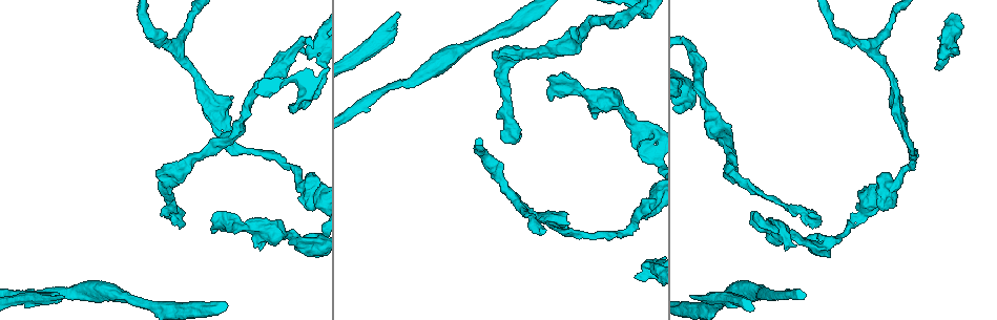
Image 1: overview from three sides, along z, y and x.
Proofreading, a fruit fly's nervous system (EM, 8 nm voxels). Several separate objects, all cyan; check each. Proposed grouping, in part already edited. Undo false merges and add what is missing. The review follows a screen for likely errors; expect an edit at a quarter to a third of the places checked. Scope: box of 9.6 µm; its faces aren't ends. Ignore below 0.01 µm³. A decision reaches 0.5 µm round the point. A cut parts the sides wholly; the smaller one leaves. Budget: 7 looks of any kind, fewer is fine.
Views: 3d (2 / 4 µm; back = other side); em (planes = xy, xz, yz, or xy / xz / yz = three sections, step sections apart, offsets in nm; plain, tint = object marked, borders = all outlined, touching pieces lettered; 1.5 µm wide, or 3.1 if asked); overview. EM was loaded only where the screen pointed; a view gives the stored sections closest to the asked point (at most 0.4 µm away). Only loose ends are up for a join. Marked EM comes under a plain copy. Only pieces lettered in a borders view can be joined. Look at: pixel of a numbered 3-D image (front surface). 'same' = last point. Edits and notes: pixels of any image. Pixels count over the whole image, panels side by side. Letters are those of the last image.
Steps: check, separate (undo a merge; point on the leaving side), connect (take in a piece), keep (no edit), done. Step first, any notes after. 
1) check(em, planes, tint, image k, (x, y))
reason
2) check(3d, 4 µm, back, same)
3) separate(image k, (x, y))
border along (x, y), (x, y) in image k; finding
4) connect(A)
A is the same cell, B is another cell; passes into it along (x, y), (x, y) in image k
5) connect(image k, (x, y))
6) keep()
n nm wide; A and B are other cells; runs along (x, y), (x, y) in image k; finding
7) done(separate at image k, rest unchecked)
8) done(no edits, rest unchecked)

check(em, xz, step 8, tint, image 1, (301, 50))
free end

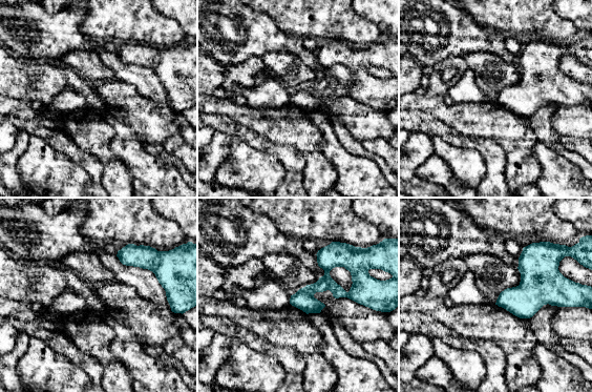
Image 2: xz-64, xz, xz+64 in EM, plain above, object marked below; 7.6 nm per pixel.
check(em, xy, step 4, borders, same)

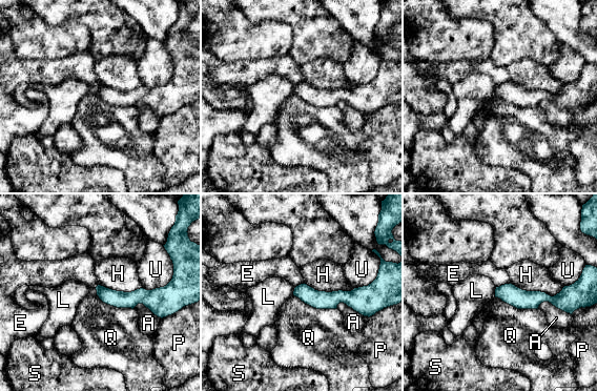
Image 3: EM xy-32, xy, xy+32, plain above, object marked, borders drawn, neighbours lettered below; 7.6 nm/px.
keep()
130 nm wide; A, E, H, L, P, Q, S and U are other cells; runs along (567, 289), (557, 299), (497, 294) in image 3; no lettered piece goes on from it

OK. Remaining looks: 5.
check(em, xz, step 4, tint, image 1, (627, 115))
thick turns thin

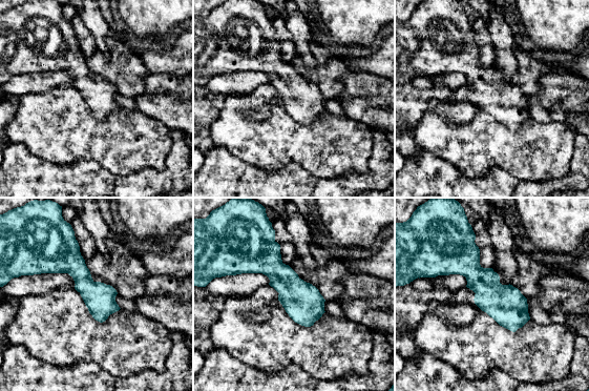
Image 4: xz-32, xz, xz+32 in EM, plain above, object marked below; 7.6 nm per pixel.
check(em, planes, tint, same)

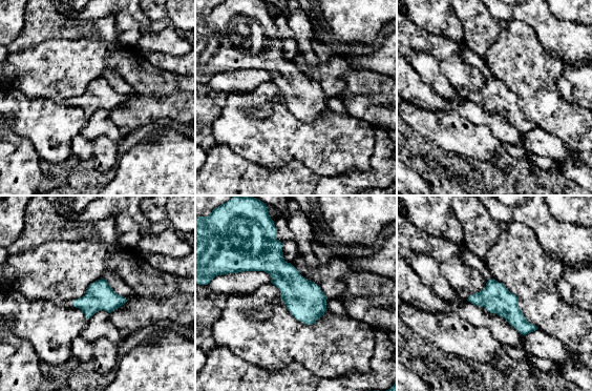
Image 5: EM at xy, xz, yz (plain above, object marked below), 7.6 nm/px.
check(em, planes, borders, same)
what lies round it

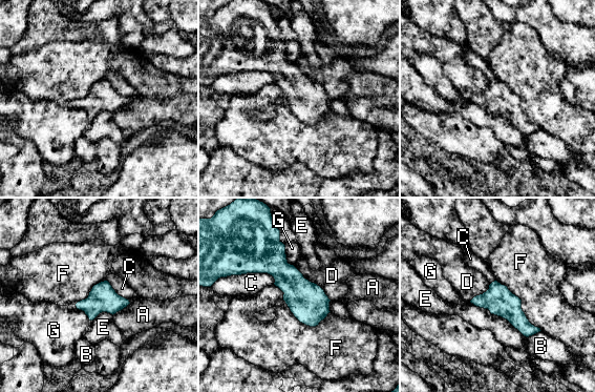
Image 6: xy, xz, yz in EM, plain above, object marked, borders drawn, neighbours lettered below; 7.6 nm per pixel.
keep()
A, B, C, D, E, F and G are other cells; border along (274, 284), (300, 322), (330, 312) in image 6; all the same neuron

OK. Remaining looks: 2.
check(3d, 4 µm, back, image 1, (550, 99))
an open end

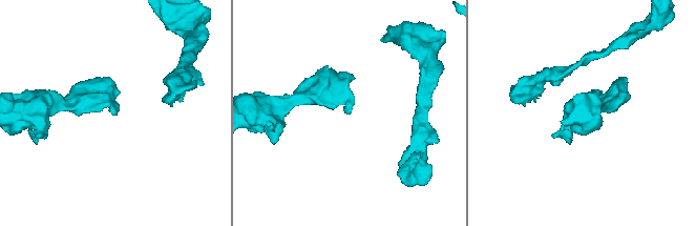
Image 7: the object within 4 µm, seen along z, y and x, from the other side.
check(em, planes, borders, image 7, (350, 108))

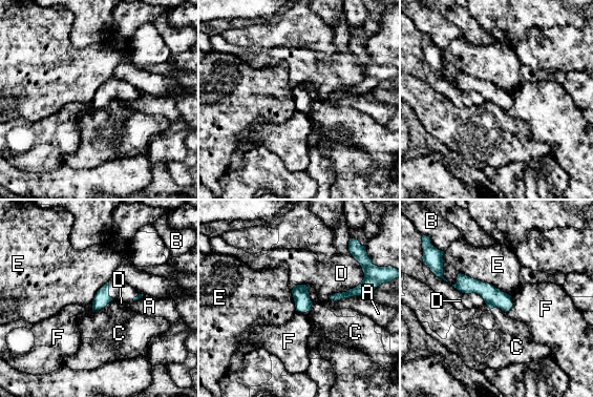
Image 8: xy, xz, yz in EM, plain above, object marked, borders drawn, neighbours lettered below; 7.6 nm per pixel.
keep()
A, B, C, D, E and F are other cells; runs along (460, 276), (508, 307) in image 8; none of them fits

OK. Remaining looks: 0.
done(no edits, rest unchecked)

